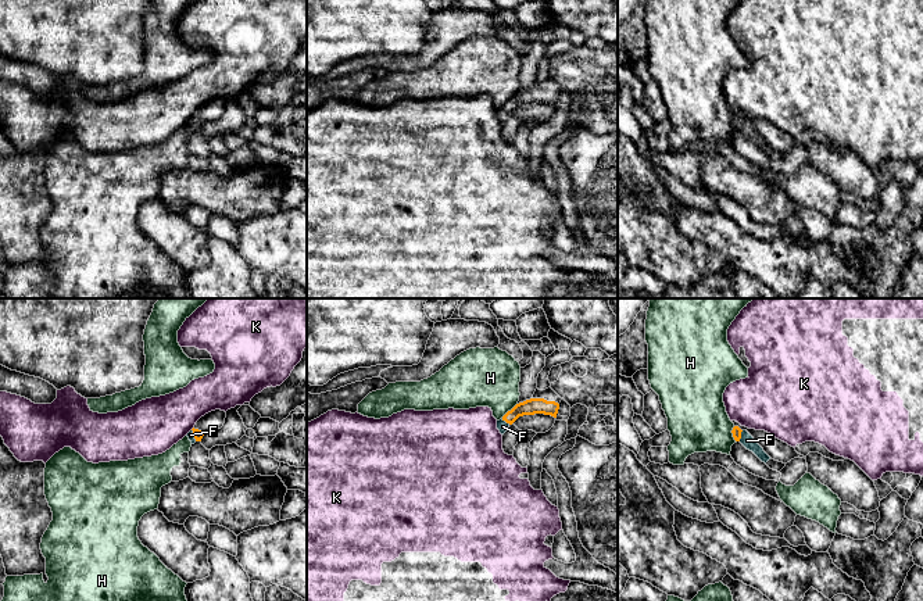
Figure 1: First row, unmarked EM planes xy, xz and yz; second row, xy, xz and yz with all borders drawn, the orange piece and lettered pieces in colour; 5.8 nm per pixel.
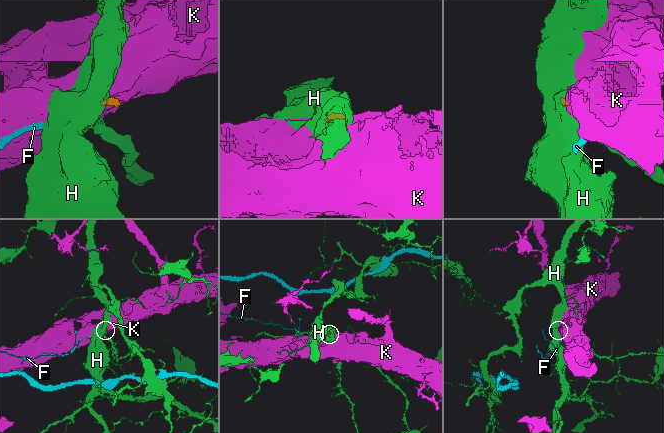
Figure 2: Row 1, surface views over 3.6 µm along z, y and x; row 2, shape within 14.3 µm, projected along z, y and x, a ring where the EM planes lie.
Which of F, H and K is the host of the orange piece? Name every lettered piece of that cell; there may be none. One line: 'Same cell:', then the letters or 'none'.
Same cell: F

